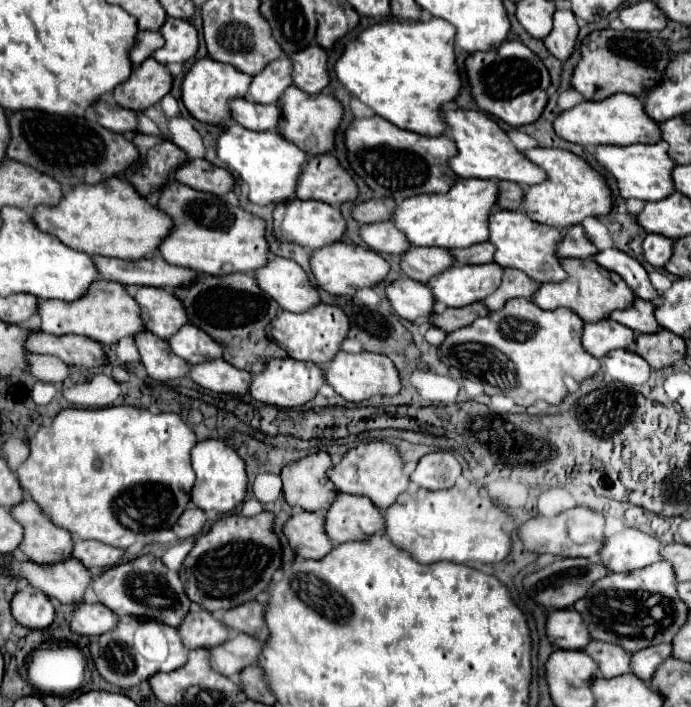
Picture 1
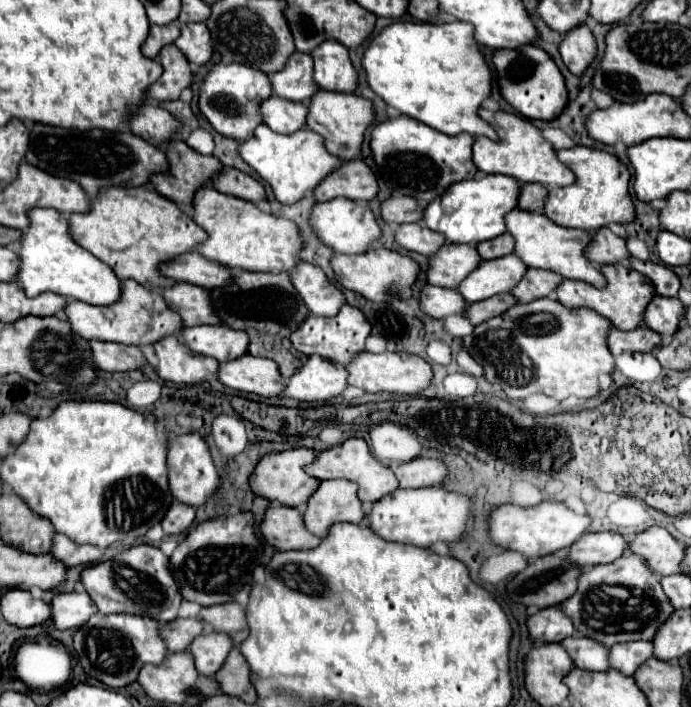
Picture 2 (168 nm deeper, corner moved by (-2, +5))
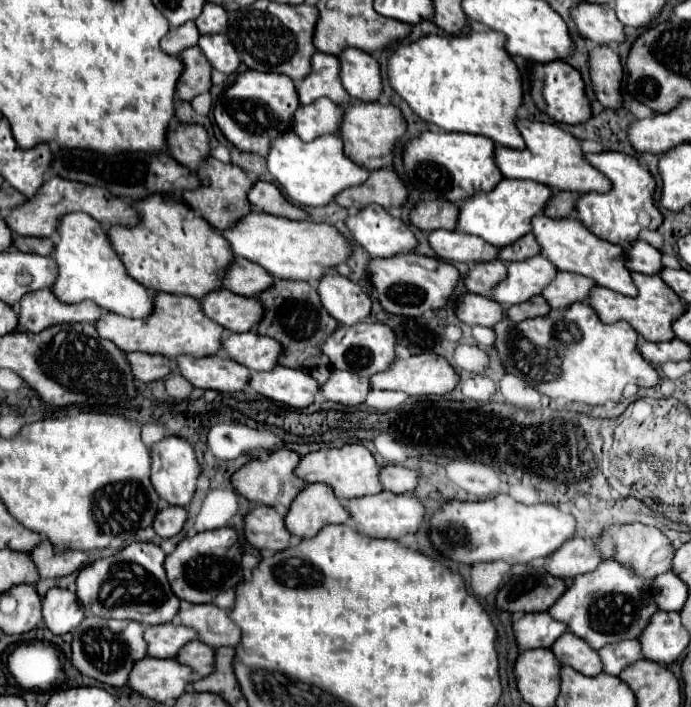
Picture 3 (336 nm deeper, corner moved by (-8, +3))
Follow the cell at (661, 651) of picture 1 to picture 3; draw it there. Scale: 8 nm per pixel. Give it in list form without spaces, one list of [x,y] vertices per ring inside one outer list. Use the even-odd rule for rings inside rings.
[[[619,641],[617,645],[605,645],[597,651],[603,663],[603,671],[609,675],[619,675],[621,669],[635,663],[641,657],[639,641]]]

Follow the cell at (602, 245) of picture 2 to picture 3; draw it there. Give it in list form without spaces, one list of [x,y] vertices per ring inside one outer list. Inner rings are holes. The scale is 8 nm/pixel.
[[[637,239],[631,245],[625,245],[625,257],[627,257],[627,269],[637,271],[637,273],[659,275],[663,269],[661,251],[641,239]]]

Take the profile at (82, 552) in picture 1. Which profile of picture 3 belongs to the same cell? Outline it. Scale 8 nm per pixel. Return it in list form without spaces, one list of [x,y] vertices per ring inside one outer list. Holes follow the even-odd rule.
[[[45,539],[41,541],[41,545],[37,545],[37,549],[31,549],[29,557],[37,567],[39,579],[55,579],[71,575],[87,561],[87,553],[83,551],[67,551],[63,555],[53,555],[53,547]]]

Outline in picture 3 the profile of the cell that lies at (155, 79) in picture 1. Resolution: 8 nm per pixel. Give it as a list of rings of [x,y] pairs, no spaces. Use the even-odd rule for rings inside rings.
[[[197,45],[185,49],[181,53],[181,59],[185,63],[185,71],[177,83],[177,97],[183,101],[191,101],[199,93],[205,93],[211,89],[211,69],[213,67]]]

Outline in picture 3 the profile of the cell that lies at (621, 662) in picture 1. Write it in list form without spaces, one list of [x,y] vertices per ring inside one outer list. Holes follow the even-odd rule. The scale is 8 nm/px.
[[[569,631],[555,641],[551,651],[561,661],[561,665],[569,665],[583,675],[599,675],[603,671],[599,653]]]

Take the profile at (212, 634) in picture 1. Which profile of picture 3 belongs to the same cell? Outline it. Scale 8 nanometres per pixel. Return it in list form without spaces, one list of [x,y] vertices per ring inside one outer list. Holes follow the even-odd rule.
[[[165,623],[165,625],[153,625],[153,627],[145,627],[145,641],[149,645],[149,657],[175,657],[177,651],[193,641],[197,637],[197,633],[191,627],[183,627],[183,625],[173,625],[173,623]]]

